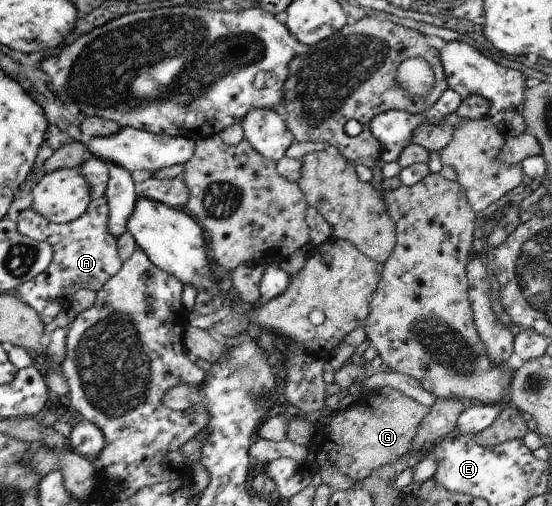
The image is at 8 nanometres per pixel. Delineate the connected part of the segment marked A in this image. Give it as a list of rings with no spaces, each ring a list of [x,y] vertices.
[[[106,197],[92,200],[87,212],[68,224],[56,224],[42,217],[34,209],[26,209],[18,215],[18,233],[48,243],[54,251],[50,266],[34,279],[22,285],[16,295],[22,303],[30,305],[40,316],[53,319],[62,311],[71,309],[75,293],[80,289],[100,291],[123,267],[118,253],[117,239],[108,229],[111,207]]]

